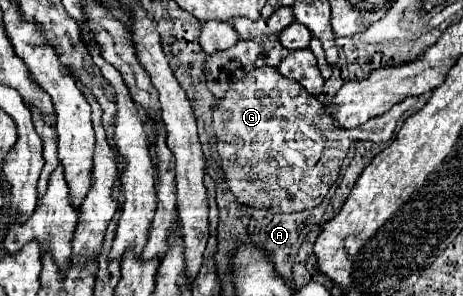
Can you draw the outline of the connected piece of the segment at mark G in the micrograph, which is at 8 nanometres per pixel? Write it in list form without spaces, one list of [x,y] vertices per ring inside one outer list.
[[[275,67],[253,69],[243,79],[235,81],[231,89],[227,89],[227,93],[213,111],[217,153],[221,157],[221,169],[227,179],[227,185],[235,199],[239,199],[247,207],[275,209],[275,213],[295,213],[313,209],[321,205],[329,187],[337,181],[349,145],[353,141],[387,143],[393,137],[399,117],[415,103],[417,97],[407,97],[403,103],[397,103],[381,117],[373,117],[365,125],[359,125],[355,129],[343,129],[333,125],[331,115],[325,113],[325,105],[317,97],[311,97],[297,81],[281,77]]]

